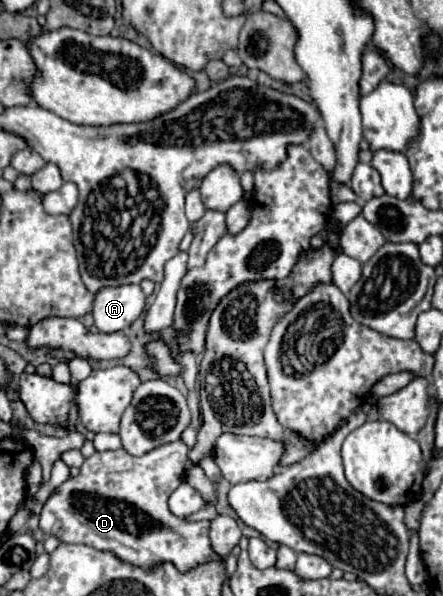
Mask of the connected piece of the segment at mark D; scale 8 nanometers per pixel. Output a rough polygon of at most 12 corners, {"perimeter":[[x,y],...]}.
{"perimeter":[[182,440],[96,452],[38,526],[140,568],[218,558],[168,496]]}

